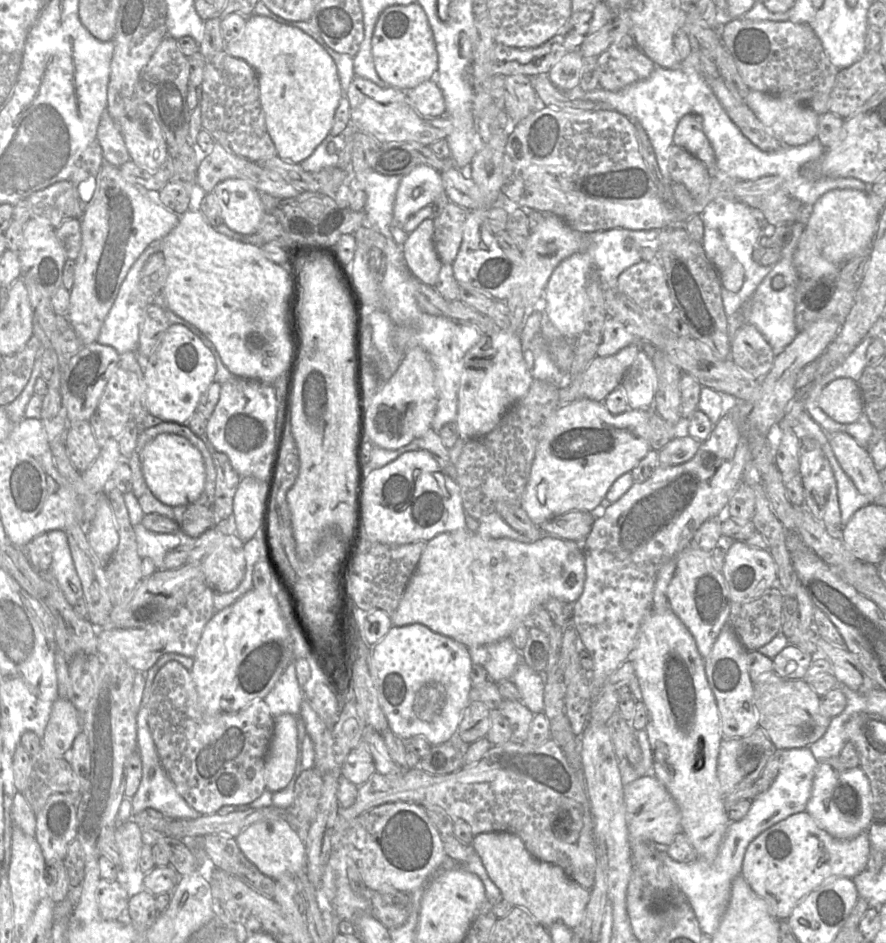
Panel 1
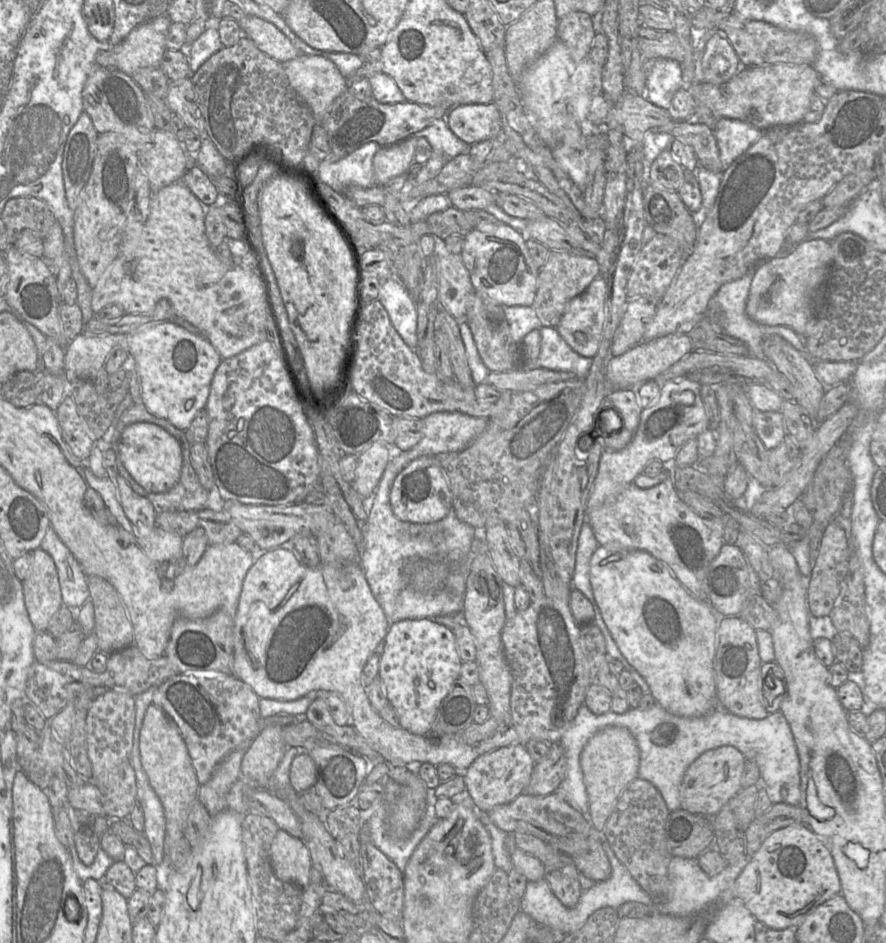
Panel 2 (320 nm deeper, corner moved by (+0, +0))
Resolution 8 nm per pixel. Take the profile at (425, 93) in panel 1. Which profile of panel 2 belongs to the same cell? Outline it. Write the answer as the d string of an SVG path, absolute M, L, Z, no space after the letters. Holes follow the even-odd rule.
M494 102L458 105L448 111L446 122L451 131L469 145L501 137L501 116Z

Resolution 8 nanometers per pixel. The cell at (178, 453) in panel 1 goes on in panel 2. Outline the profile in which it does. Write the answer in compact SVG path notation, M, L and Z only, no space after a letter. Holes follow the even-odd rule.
M148 422L128 425L121 433L118 449L125 469L147 493L164 493L179 481L182 468L180 444L158 425Z

